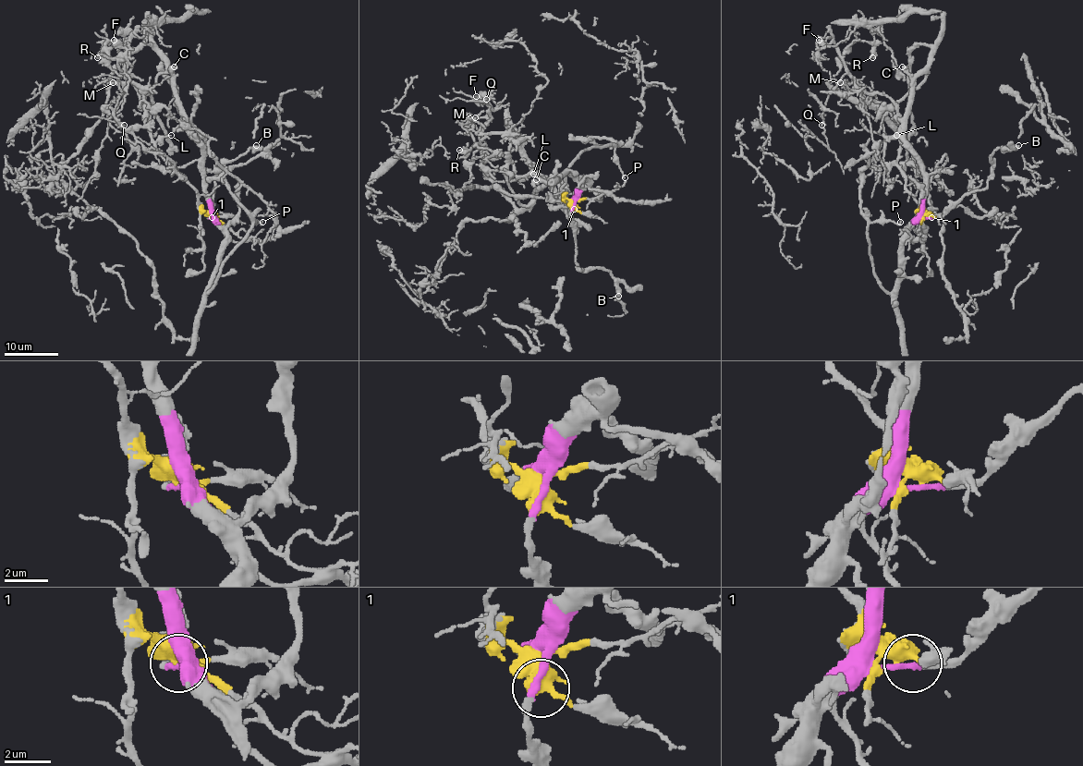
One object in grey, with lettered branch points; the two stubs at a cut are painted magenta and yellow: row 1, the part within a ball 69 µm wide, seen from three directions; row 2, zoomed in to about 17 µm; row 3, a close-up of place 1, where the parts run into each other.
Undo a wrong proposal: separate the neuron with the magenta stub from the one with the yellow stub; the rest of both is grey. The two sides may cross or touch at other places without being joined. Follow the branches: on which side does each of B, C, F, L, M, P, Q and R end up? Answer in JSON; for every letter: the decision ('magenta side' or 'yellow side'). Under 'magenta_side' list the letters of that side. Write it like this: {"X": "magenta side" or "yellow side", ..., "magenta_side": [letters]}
{"B": "magenta side", "C": "magenta side", "F": "yellow side", "L": "yellow side", "M": "yellow side", "P": "magenta side", "Q": "yellow side", "R": "yellow side", "magenta_side": ["B", "C", "P"]}

